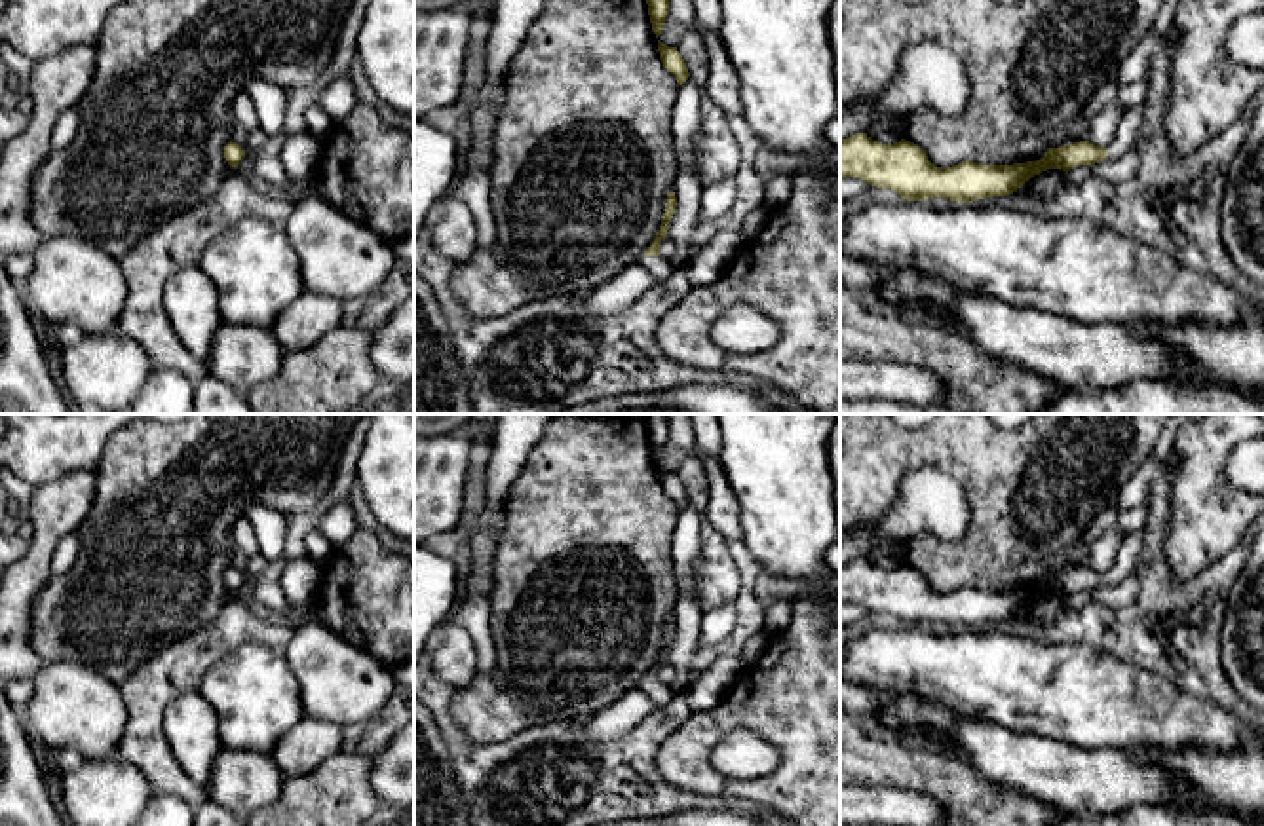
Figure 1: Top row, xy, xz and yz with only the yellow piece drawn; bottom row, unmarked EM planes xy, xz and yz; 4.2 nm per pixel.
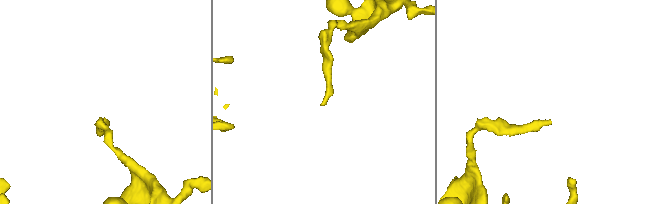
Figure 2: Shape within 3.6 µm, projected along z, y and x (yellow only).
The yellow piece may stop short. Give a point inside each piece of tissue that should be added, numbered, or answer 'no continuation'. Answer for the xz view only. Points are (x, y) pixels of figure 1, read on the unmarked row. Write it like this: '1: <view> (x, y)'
1: xz (662, 694)

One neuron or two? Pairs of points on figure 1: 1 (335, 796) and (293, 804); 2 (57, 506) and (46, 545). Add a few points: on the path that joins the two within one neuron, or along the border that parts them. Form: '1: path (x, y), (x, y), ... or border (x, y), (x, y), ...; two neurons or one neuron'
1: path (325, 804), (303, 804); one neuron
2: path (54, 515), (46, 536); one neuron

